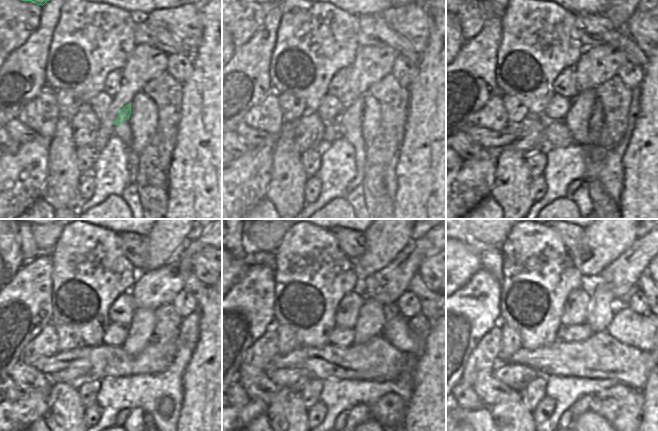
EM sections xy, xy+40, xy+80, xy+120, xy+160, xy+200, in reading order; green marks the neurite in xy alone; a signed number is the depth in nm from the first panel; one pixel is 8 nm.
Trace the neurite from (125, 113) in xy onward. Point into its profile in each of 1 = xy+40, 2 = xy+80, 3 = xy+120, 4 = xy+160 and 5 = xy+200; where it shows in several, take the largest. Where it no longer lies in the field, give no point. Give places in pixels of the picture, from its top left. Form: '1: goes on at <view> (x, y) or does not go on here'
1: goes on at xy+40 (354, 111)
2: goes on at xy+80 (581, 106)
3: goes on at xy+120 (141, 329)
4: goes on at xy+160 (371, 319)
5: goes on at xy+200 (603, 302)

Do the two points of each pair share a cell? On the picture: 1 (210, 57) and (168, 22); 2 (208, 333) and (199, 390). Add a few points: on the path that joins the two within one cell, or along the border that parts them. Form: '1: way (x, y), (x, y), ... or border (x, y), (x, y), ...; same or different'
1: border (203, 24), (203, 39), (192, 58); different
2: way (208, 347), (208, 357), (203, 362), (203, 376); same

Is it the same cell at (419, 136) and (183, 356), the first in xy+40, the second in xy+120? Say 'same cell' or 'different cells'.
different cells

